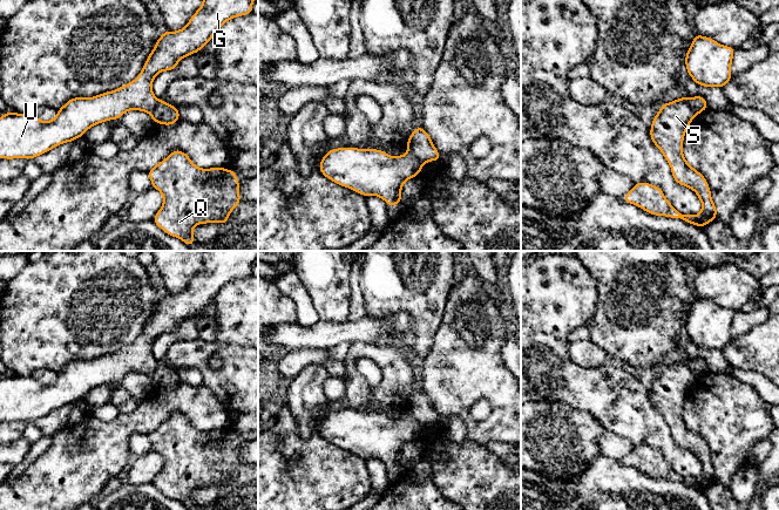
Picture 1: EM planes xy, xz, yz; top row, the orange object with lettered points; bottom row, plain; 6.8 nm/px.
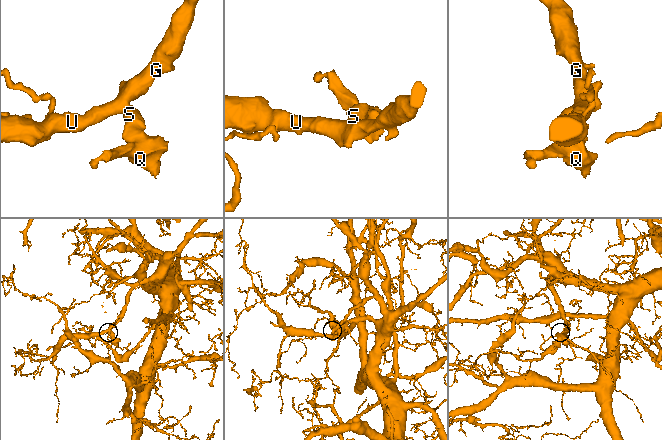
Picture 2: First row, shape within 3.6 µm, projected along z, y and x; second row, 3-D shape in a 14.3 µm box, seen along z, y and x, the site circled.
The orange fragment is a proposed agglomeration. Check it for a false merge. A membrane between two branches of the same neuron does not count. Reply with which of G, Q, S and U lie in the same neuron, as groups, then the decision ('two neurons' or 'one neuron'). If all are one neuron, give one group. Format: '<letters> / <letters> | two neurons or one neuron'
G U / Q S | two neurons

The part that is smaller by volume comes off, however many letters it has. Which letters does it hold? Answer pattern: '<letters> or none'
Q, S

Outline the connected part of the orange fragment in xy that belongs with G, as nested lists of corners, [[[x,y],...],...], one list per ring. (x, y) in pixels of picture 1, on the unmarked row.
[[[205,251],[201,271],[184,291],[165,293],[158,300],[142,334],[130,346],[94,360],[72,360],[52,383],[6,375],[0,380],[0,421],[32,422],[129,373],[153,374],[157,367],[153,355],[155,339],[172,334],[183,320],[202,313],[230,281],[251,277],[257,257],[258,251]]]

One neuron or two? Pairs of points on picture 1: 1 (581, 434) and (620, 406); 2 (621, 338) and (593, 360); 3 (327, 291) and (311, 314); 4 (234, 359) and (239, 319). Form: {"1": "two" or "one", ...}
{"1": "two", "2": "two", "3": "two", "4": "two"}

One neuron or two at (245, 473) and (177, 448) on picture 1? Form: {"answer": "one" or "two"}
{"answer": "one"}

